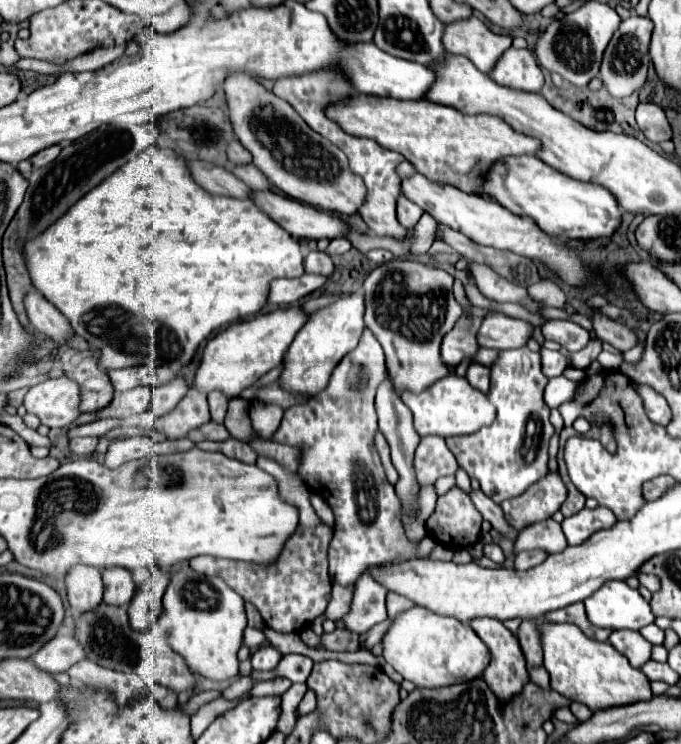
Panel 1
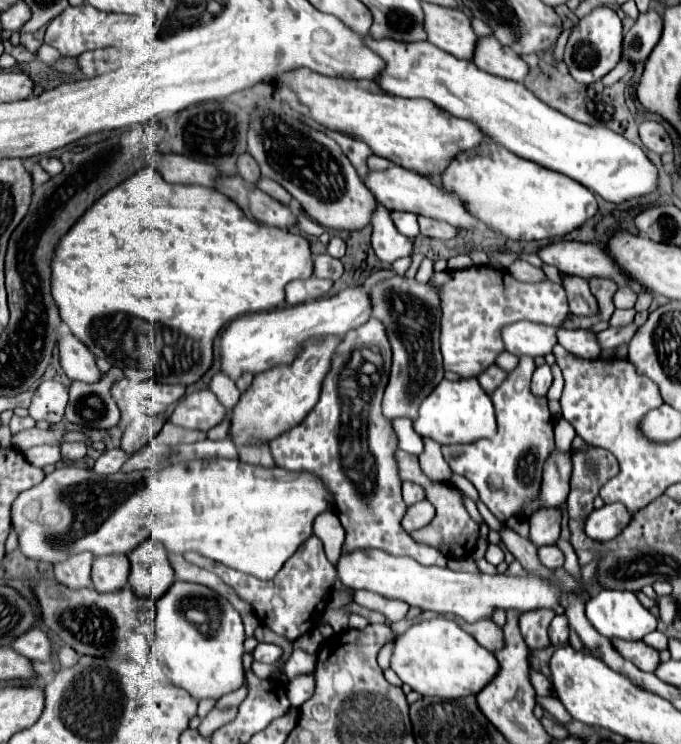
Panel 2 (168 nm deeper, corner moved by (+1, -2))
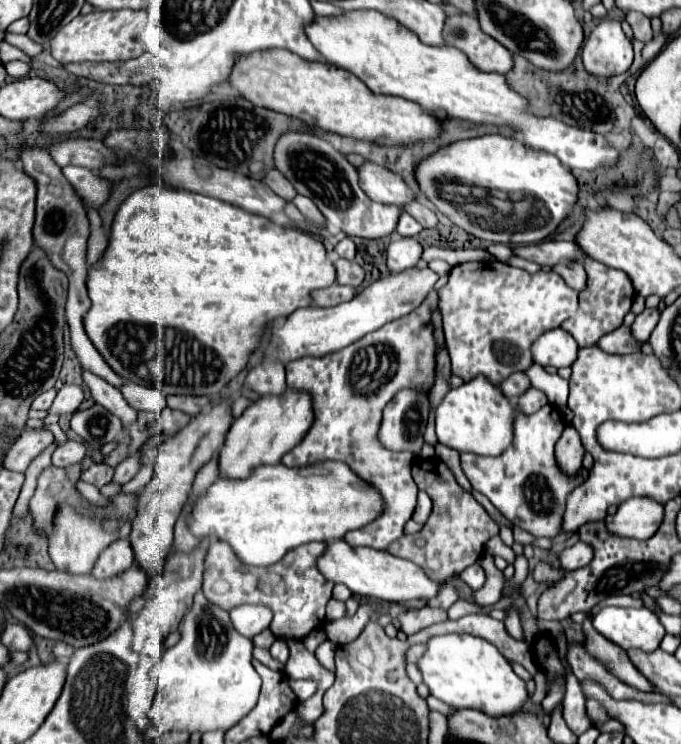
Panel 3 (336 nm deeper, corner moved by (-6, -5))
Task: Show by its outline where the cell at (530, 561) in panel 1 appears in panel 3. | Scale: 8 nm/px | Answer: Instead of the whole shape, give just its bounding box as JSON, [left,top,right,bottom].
[560,542,592,570]

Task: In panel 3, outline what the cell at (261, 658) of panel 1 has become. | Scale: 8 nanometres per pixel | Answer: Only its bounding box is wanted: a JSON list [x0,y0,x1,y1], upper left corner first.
[270,640,288,662]

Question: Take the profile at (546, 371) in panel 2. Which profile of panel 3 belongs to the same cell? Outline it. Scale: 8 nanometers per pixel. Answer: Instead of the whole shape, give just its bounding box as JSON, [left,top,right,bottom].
[518,388,548,414]

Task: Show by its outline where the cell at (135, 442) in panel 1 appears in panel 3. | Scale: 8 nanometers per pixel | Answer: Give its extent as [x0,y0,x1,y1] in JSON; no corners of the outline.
[82,464,114,488]

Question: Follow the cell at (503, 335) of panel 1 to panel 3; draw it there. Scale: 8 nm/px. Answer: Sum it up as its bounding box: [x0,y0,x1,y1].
[532,328,578,368]

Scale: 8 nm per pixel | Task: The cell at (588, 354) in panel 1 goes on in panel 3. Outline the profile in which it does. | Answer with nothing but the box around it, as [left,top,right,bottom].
[632,308,660,342]

